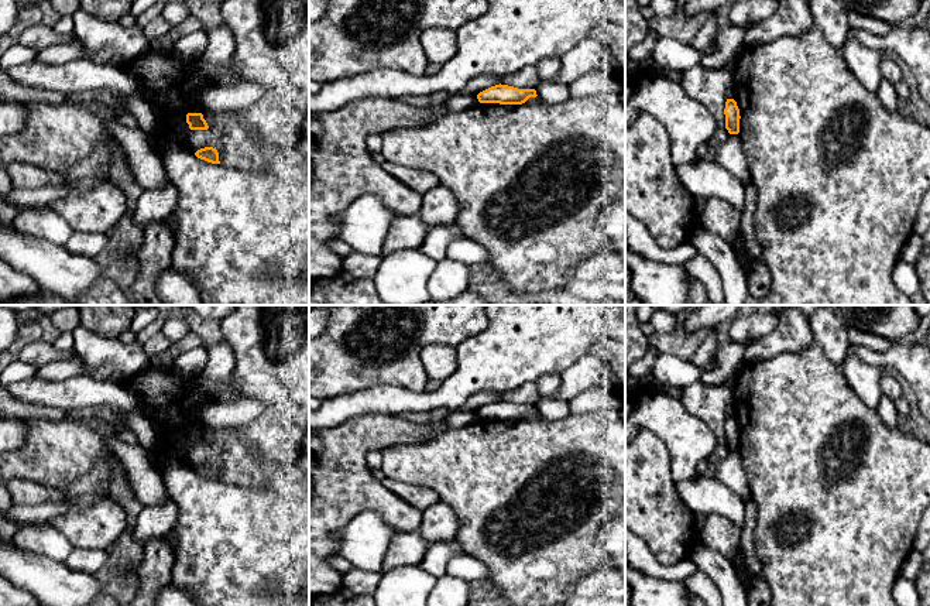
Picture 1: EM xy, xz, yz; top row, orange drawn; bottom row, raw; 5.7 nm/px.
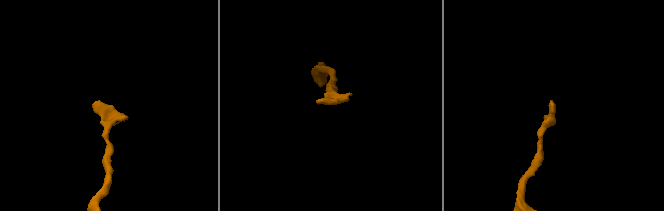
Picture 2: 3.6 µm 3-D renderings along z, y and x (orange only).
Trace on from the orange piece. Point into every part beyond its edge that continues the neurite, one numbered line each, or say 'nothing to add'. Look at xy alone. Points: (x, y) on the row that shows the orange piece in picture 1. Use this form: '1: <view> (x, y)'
nothing to add

